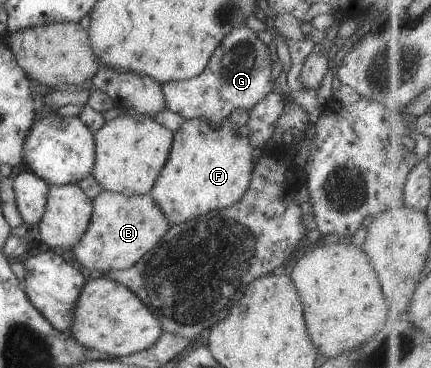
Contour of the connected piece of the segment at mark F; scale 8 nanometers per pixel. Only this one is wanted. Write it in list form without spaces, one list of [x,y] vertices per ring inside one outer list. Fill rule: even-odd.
[[[194,118],[185,120],[182,127],[173,132],[168,159],[149,191],[170,226],[230,207],[248,191],[255,166],[255,149],[248,136],[238,133],[238,127],[229,118],[215,128],[210,120]]]

